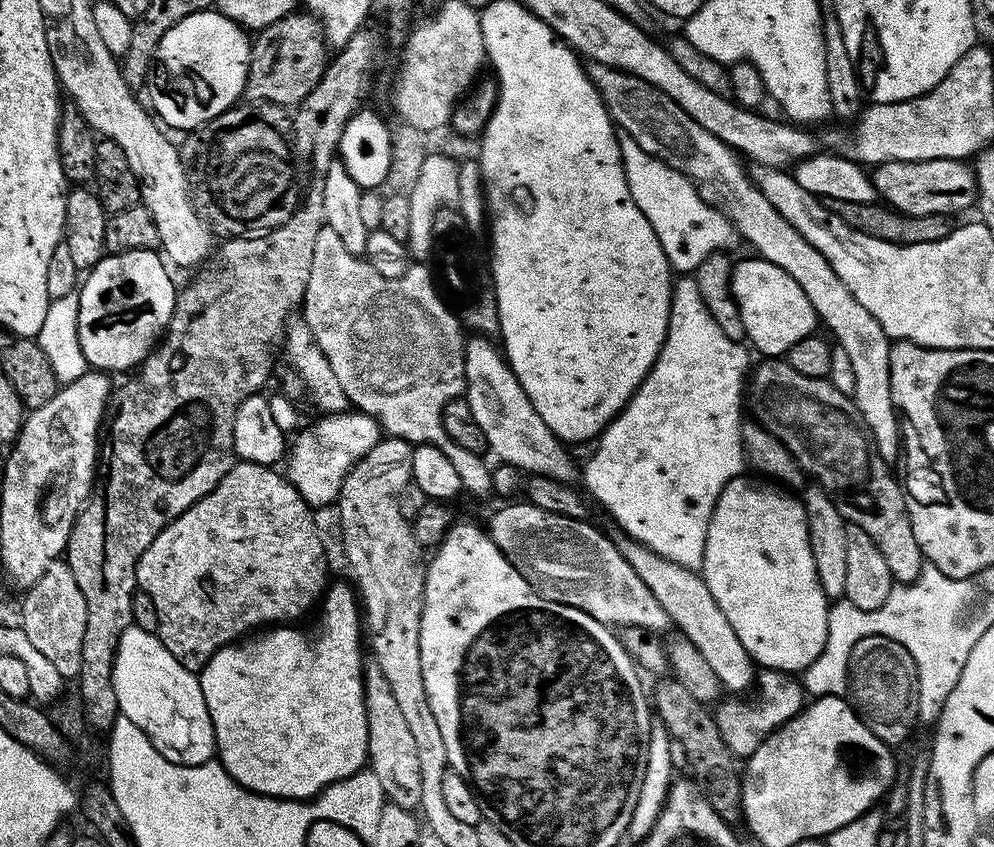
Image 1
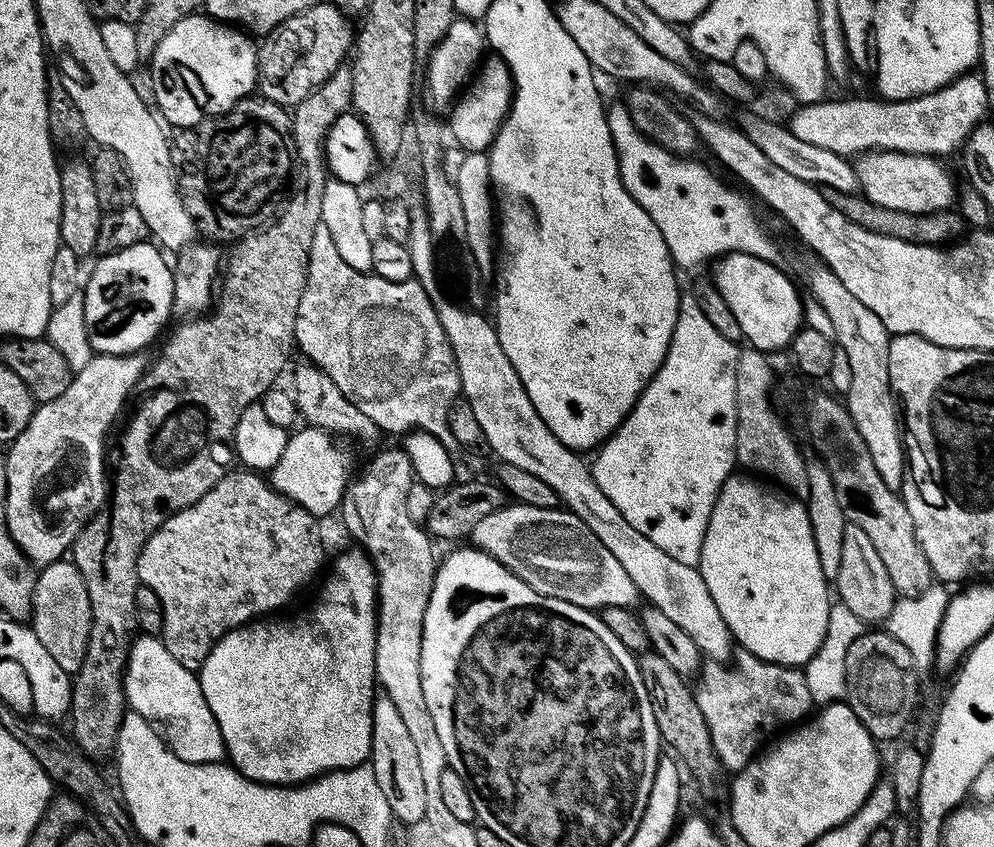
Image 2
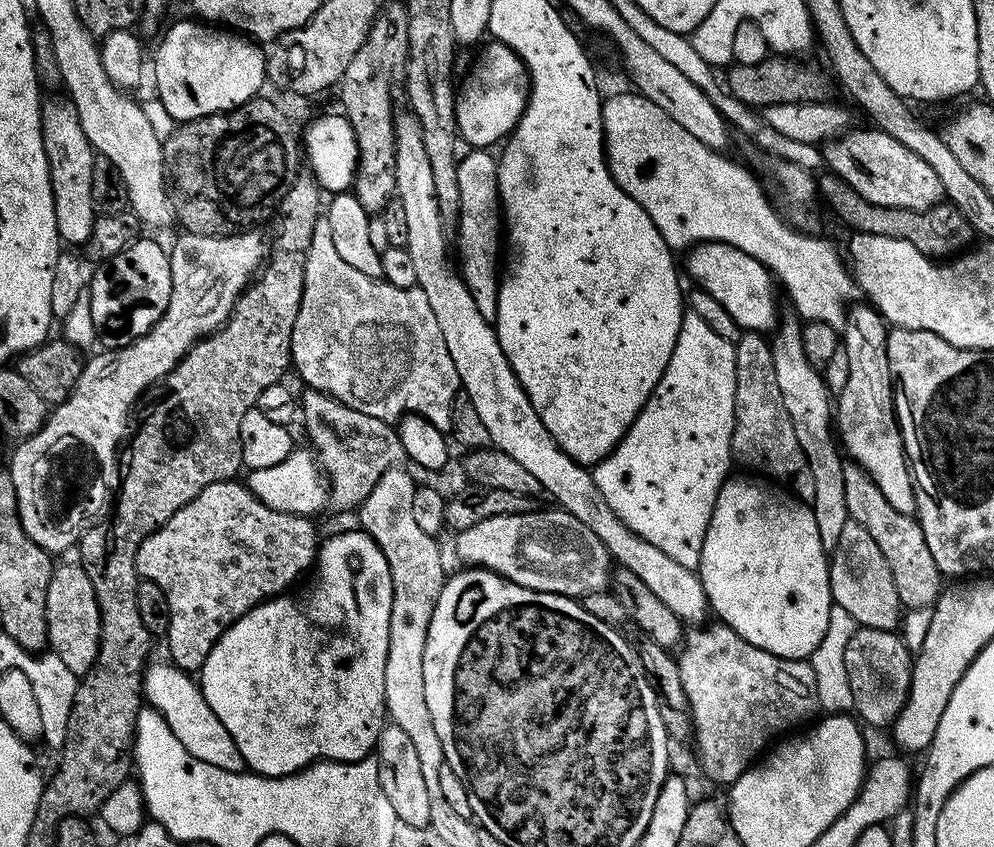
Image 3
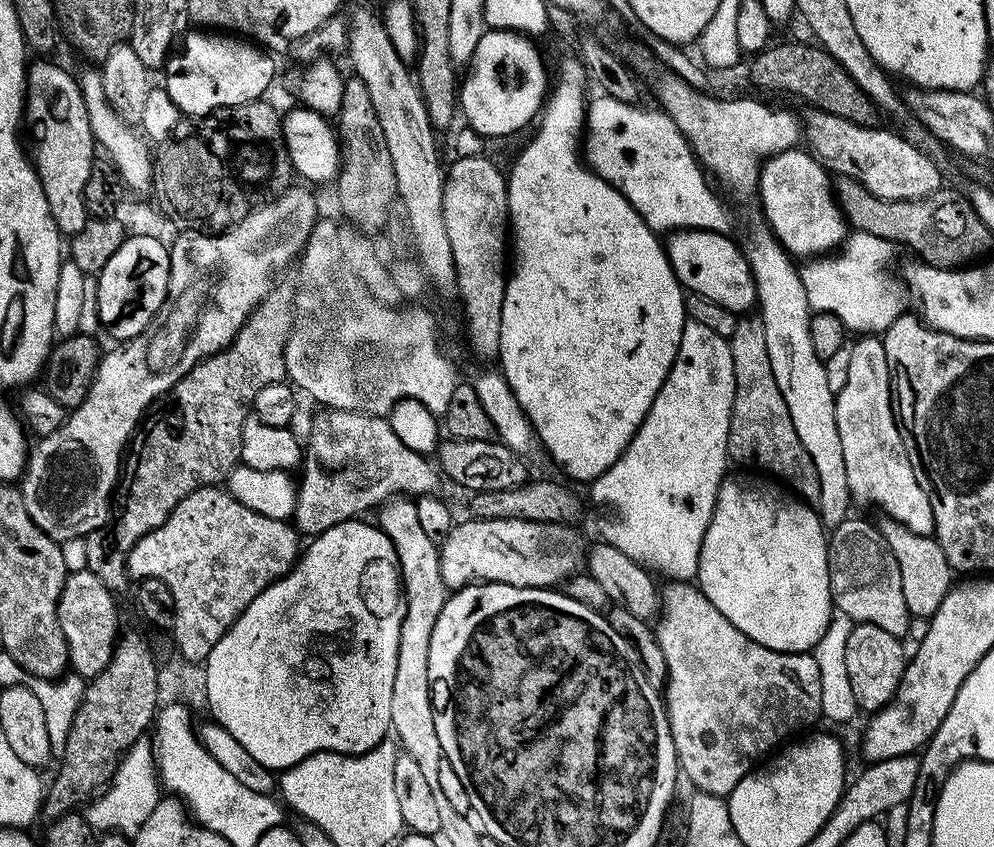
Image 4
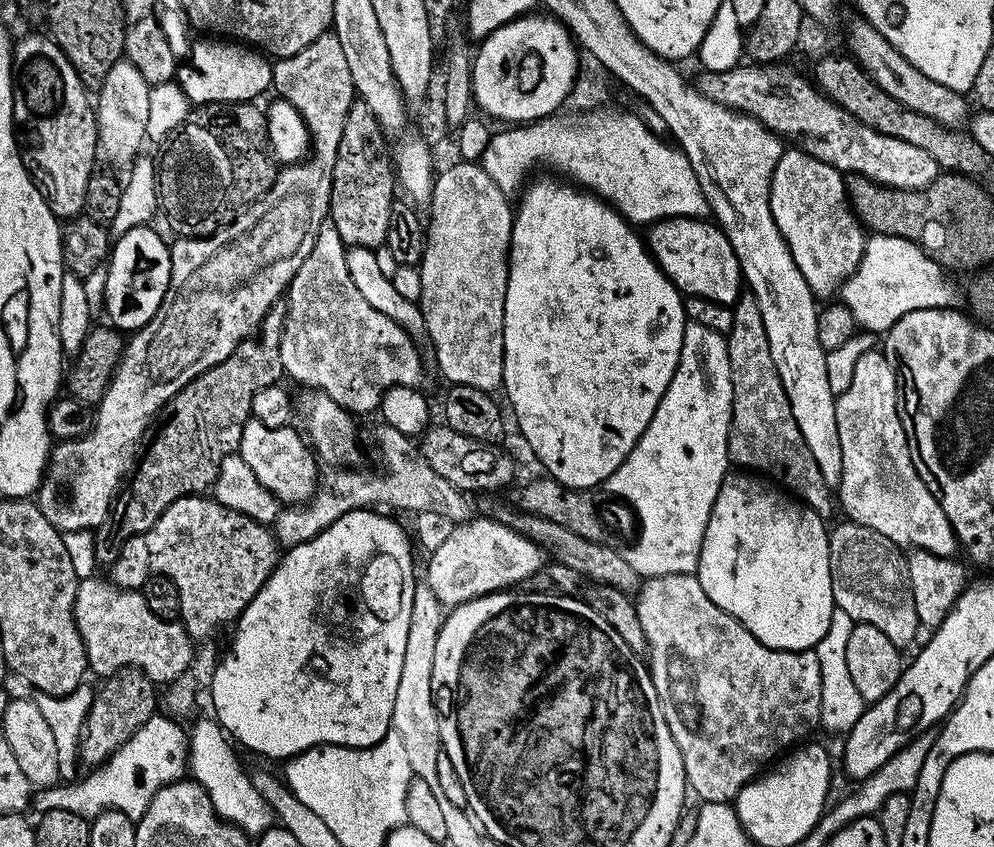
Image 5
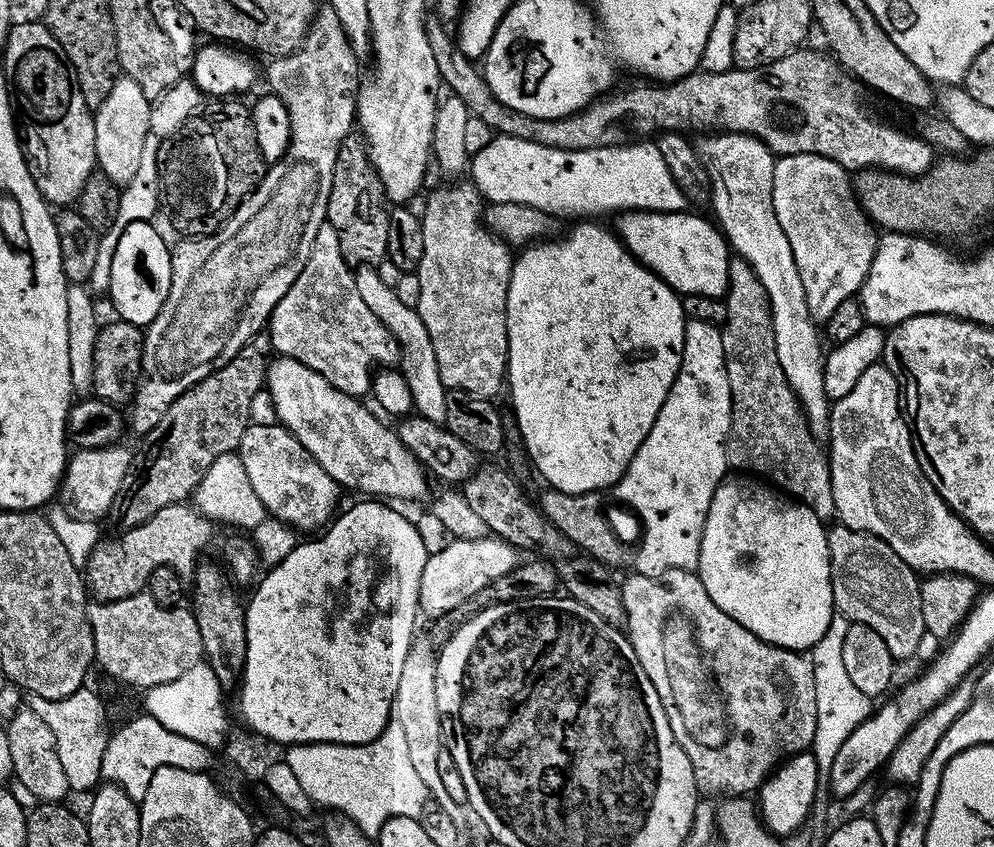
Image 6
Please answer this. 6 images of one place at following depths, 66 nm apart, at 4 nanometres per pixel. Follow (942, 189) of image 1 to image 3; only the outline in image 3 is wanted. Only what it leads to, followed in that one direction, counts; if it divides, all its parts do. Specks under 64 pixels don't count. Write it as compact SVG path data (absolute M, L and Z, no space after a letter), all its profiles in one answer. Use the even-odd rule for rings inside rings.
M849 130L843 136L827 141L822 148L822 160L827 171L840 176L851 188L858 190L866 202L874 202L878 206L921 212L945 199L938 174L934 174L930 165L922 162L914 150L906 150L902 142L890 138L885 132L871 131Z

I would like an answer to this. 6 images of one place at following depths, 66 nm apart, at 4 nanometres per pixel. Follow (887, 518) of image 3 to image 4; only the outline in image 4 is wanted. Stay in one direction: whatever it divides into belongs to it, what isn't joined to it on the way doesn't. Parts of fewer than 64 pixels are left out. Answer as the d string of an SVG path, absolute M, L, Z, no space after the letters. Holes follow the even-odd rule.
M884 518L881 521L878 527L882 538L894 554L898 570L902 572L902 595L906 597L909 617L931 618L942 606L942 598L946 598L946 594L954 587L954 570L948 565L946 554L932 536L914 534L914 530L902 526L902 522L897 520Z

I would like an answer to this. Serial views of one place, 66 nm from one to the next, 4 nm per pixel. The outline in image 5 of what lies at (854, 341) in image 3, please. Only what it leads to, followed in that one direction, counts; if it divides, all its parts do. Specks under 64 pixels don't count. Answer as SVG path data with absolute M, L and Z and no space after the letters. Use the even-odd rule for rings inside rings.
M873 350L858 358L850 390L836 398L836 421L842 446L838 504L844 507L845 517L853 524L878 530L901 549L955 557L956 531L926 482L918 478L918 470L914 470L906 430L900 421L896 369L883 351Z

